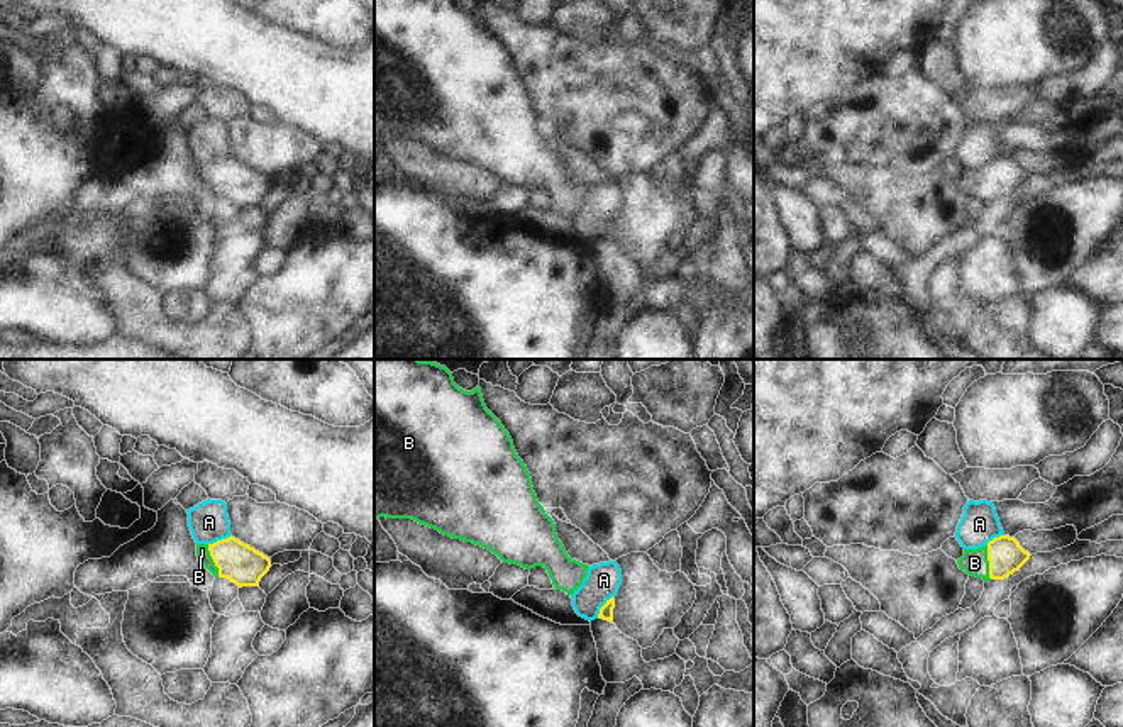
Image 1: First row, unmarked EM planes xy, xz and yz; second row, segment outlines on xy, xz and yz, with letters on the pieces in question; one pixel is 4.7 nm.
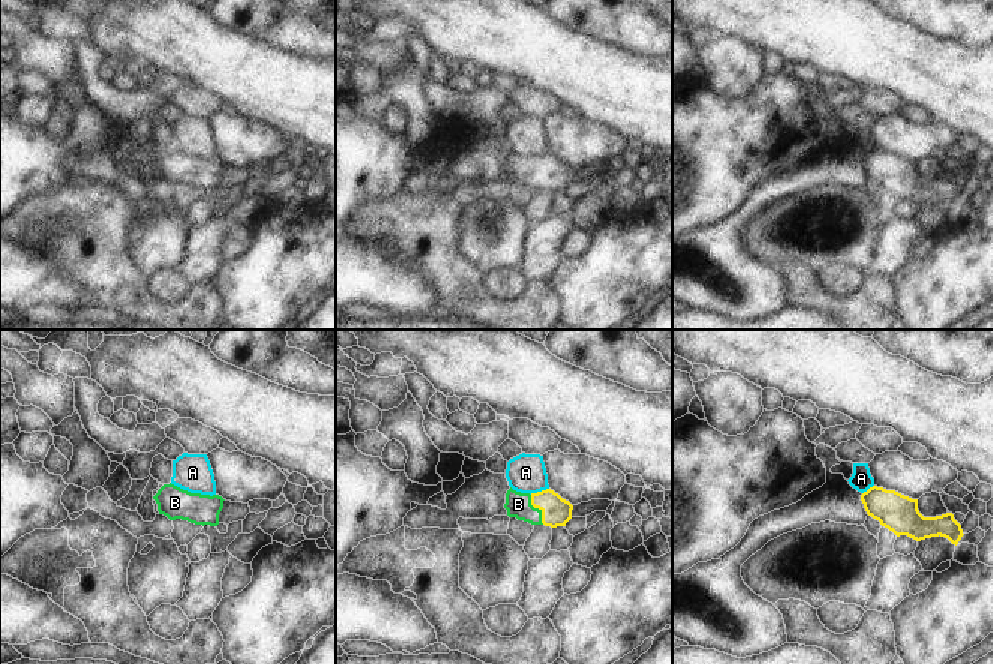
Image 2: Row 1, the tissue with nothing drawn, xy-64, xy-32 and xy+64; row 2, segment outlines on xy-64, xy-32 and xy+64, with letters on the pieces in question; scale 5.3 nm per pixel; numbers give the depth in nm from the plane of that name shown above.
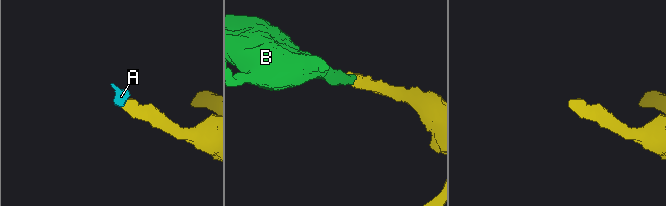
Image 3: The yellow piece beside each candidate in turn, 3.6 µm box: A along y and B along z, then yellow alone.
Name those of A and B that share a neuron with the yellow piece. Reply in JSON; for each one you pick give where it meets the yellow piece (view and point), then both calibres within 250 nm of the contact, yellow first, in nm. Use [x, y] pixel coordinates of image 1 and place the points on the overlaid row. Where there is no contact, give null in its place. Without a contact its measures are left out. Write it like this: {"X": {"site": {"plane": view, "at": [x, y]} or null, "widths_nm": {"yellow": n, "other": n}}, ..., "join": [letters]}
{"B": {"site": {"plane": "yz", "at": [990, 563]}, "widths_nm": {"yellow": 170, "other": 120}}, "join": ["B"]}

